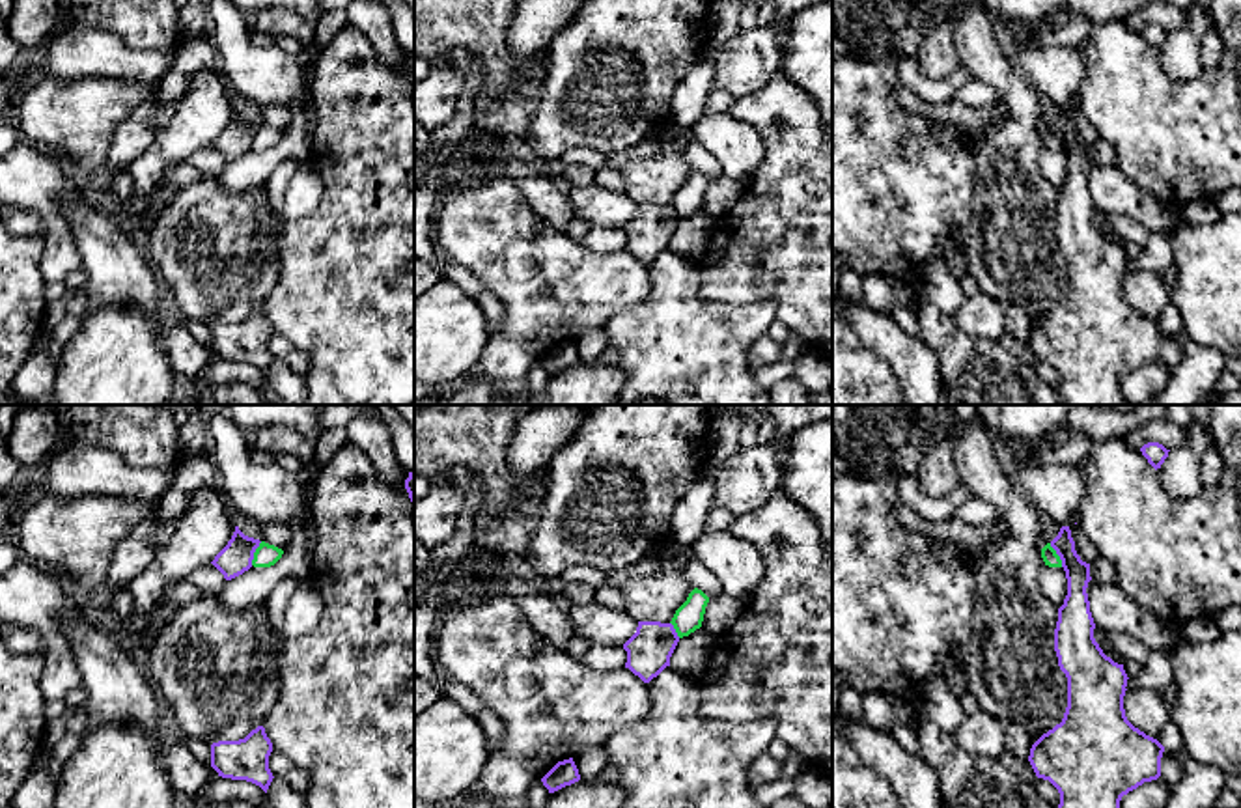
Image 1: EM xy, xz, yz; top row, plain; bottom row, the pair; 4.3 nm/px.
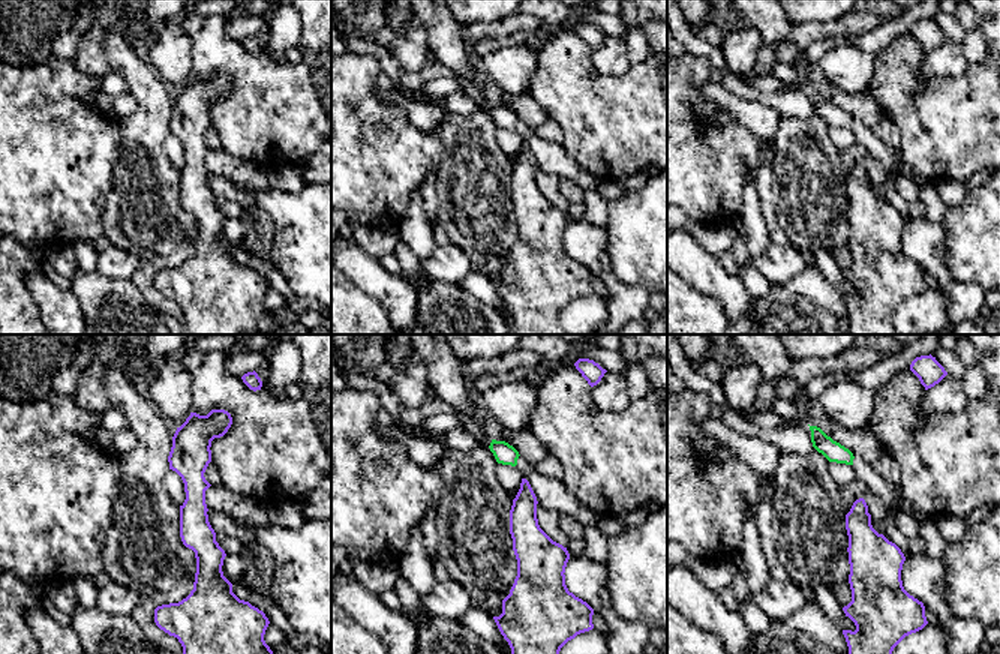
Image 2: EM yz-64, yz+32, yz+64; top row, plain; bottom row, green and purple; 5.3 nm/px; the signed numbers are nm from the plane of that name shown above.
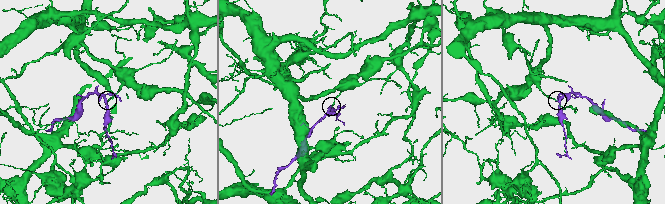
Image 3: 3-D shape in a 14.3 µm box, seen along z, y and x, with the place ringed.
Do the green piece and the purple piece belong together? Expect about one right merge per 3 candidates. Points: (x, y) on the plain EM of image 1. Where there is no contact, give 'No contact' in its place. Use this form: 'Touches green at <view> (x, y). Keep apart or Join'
Touches green at xy (254, 135). Keep apart

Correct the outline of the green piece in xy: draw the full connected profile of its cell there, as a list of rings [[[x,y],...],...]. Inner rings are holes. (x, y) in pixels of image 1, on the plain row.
[[[261,123],[254,134],[252,147],[254,149],[271,149],[282,140],[282,136],[284,136],[282,131]]]

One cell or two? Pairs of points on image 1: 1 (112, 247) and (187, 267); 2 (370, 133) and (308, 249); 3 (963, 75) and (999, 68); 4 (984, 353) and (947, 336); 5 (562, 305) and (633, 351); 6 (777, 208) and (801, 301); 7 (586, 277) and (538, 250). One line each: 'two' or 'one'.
1: two
2: one
3: two
4: one
5: two
6: one
7: one

